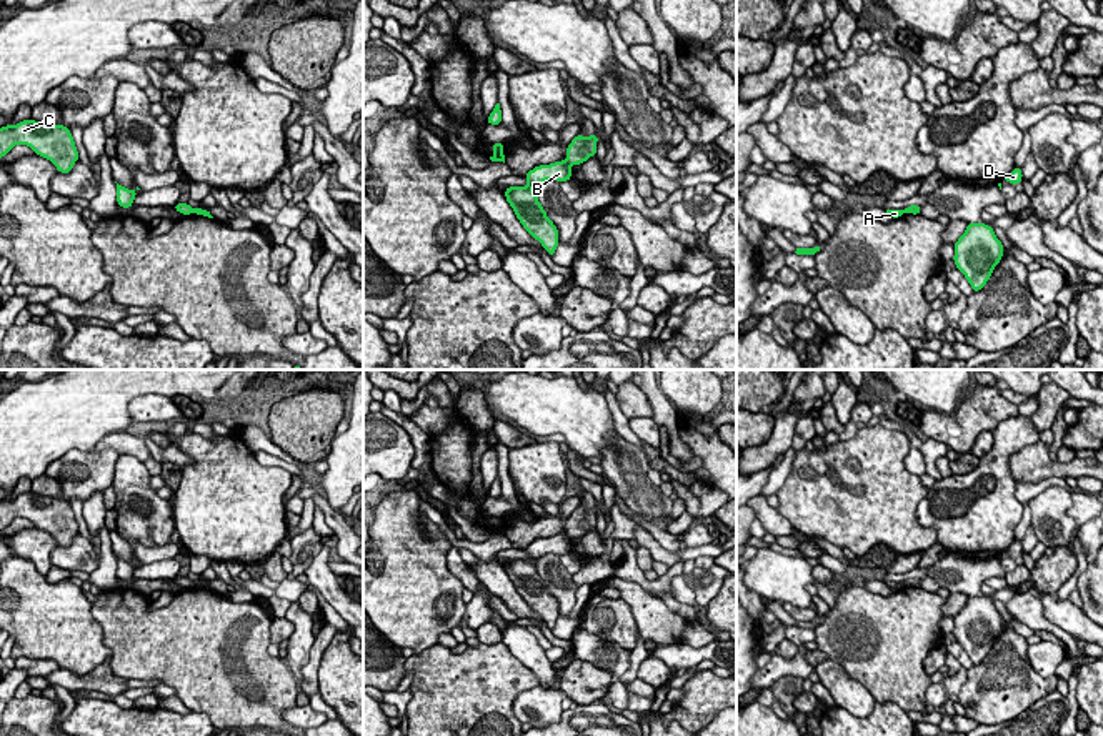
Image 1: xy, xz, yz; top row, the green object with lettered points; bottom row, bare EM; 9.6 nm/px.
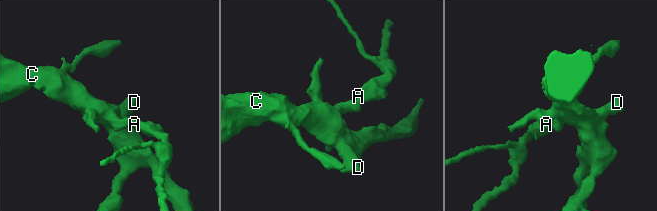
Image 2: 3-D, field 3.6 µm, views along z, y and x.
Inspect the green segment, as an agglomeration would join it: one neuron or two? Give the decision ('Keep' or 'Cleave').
Cleave

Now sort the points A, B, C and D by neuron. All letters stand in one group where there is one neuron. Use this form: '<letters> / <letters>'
A / B C D

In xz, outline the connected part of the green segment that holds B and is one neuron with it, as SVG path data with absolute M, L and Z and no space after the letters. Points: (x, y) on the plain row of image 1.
M563 533L550 536L550 538L538 538L532 541L525 548L528 558L527 559L507 559L503 566L508 578L513 581L518 594L523 601L542 616L550 629L555 628L558 619L558 601L556 598L547 589L545 581L538 574L537 566L532 563L547 553L556 554L570 554L571 543L570 538Z

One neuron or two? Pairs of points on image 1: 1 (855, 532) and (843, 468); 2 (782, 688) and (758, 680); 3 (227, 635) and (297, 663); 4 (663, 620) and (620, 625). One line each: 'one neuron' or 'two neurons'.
1: one neuron
2: two neurons
3: two neurons
4: two neurons

